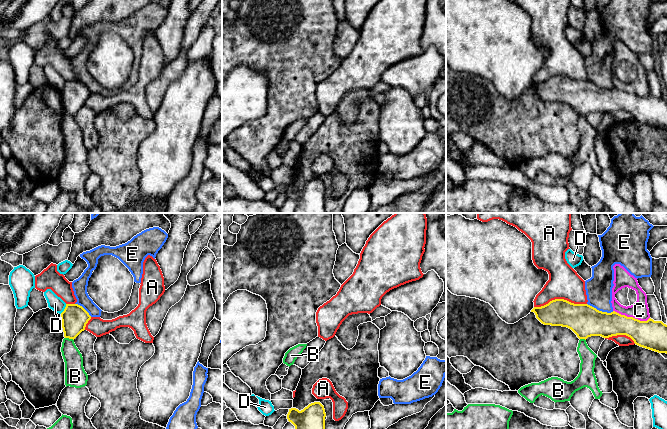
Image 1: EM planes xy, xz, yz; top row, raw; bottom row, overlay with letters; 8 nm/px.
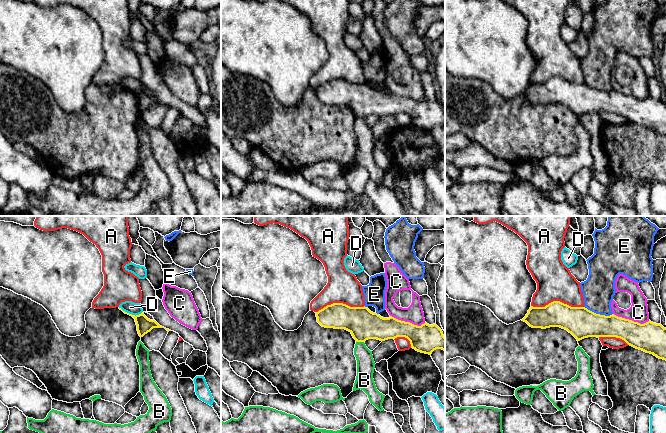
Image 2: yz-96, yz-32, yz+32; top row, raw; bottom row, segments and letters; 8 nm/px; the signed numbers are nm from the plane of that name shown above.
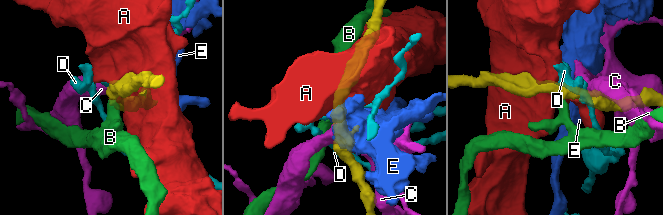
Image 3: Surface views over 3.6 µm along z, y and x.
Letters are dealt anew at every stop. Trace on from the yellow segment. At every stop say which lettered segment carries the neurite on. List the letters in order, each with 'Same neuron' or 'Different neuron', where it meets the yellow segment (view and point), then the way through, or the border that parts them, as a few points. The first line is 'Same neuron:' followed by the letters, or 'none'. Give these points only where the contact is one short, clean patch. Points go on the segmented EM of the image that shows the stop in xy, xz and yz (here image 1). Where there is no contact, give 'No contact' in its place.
Same neuron: none
A: Different neuron. Touches yellow at yz (560, 299)
B: Different neuron. Touches yellow at xy (69, 338). Boundary: xy (65, 337), (73, 340)
C: Different neuron. Touches yellow at yz (631, 317)
D: Different neuron. Touches yellow at xy (64, 309). Boundary: xy (66, 304), (60, 313)
E: Different neuron. Touches yellow at yz (600, 311)

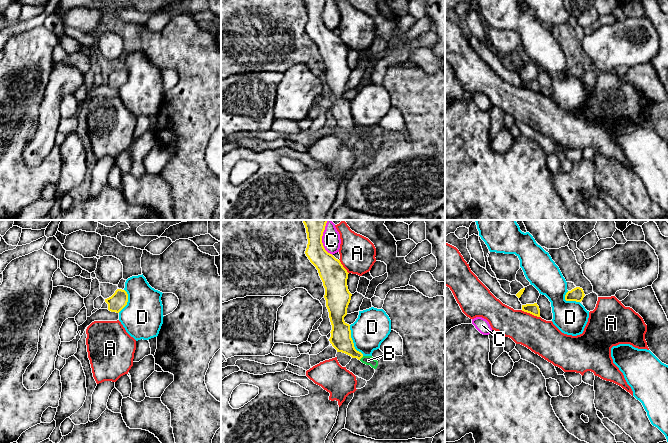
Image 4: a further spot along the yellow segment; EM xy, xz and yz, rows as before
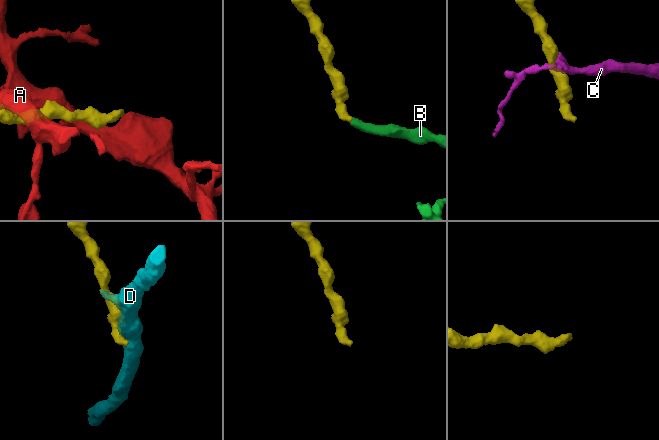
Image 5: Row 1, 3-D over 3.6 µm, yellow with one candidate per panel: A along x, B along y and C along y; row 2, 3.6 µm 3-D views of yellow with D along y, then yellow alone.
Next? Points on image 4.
Same neuron: B
A: Different neuron. Touches yellow at yz (530, 313)
B: Same neuron. Touches yellow at xz (361, 357). Path across: xz (341, 340), (355, 354), (361, 357), (368, 360)
C: Different neuron. Touches yellow at xz (321, 238). Boundary: xz (326, 220), (322, 245), (332, 255)
D: Different neuron. Touches yellow at xz (352, 341). Boundary: xz (349, 325), (353, 346), (363, 355)

